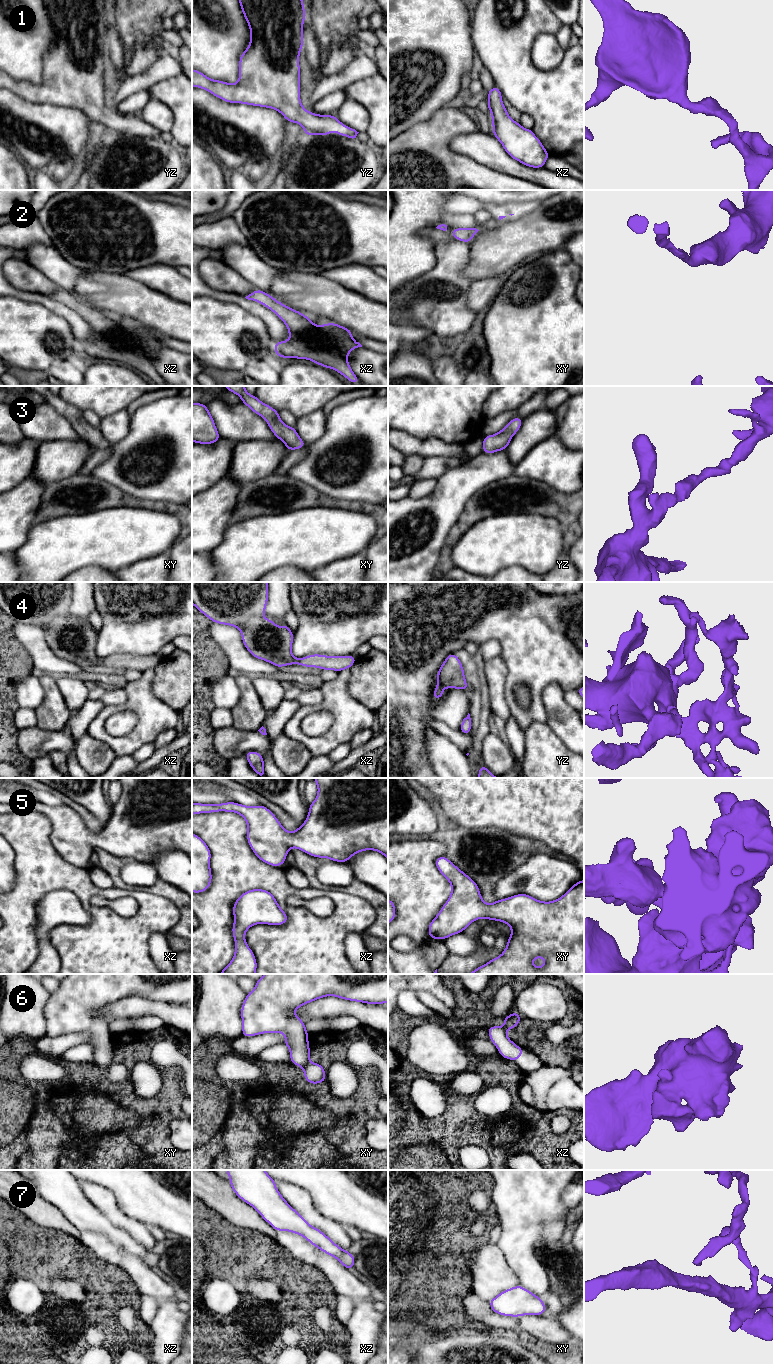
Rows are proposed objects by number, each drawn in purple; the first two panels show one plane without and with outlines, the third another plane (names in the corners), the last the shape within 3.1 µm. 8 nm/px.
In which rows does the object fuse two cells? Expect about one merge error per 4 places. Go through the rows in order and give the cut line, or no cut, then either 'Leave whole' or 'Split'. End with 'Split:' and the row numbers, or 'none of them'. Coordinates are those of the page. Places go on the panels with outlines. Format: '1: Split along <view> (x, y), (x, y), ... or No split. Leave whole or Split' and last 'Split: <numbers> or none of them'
1: No split. Leave whole
2: No split. Leave whole
3: No split. Leave whole
4: No split. Leave whole
5: No split. Leave whole
6: Split along xy (309, 1061), (303, 1068). Split
7: No split. Leave whole
Split: 6

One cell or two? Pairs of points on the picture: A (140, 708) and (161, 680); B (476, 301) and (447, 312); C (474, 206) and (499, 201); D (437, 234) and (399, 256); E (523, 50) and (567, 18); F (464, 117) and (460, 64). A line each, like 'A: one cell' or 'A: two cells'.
A: two cells
B: two cells
C: two cells
D: two cells
E: two cells
F: two cells

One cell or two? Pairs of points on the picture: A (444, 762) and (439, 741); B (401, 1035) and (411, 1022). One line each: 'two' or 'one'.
A: one
B: one

